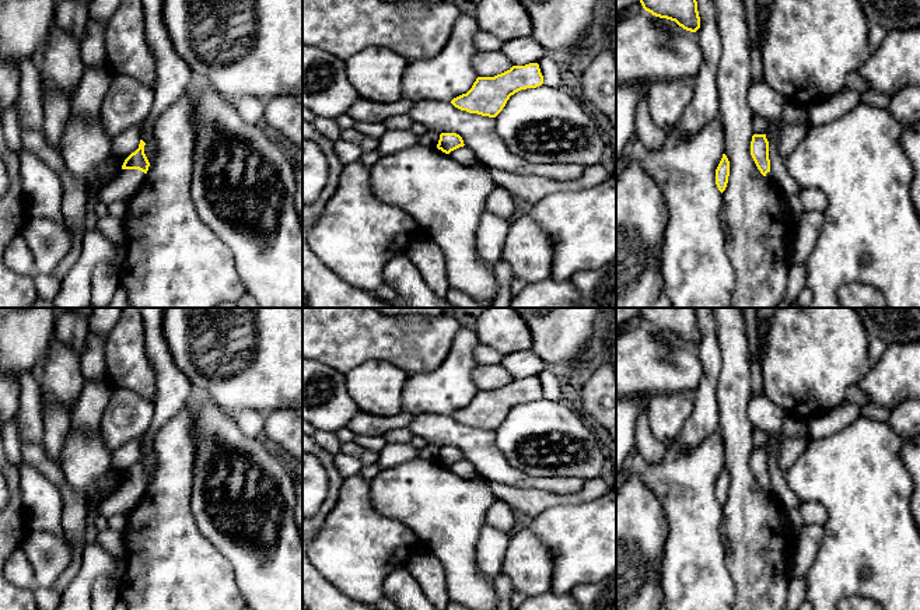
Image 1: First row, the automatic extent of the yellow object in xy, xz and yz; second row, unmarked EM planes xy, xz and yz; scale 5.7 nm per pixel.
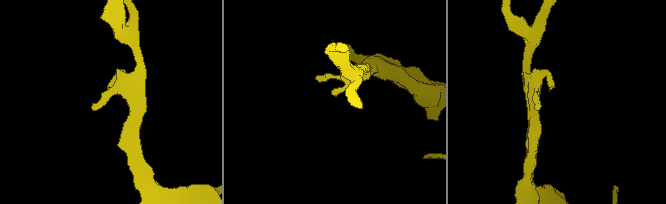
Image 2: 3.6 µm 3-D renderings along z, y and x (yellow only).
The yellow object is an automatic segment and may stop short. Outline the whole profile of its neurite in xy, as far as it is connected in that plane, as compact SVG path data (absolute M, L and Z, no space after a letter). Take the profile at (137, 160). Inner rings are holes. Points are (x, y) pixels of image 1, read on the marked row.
M140 140L139 148L125 159L118 178L99 190L98 201L105 204L125 201L137 190L150 166L144 146L146 143Z

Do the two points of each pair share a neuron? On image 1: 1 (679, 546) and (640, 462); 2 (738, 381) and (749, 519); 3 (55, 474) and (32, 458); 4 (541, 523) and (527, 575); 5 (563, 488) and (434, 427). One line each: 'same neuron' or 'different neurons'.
1: same neuron
2: same neuron
3: same neuron
4: different neurons
5: same neuron

